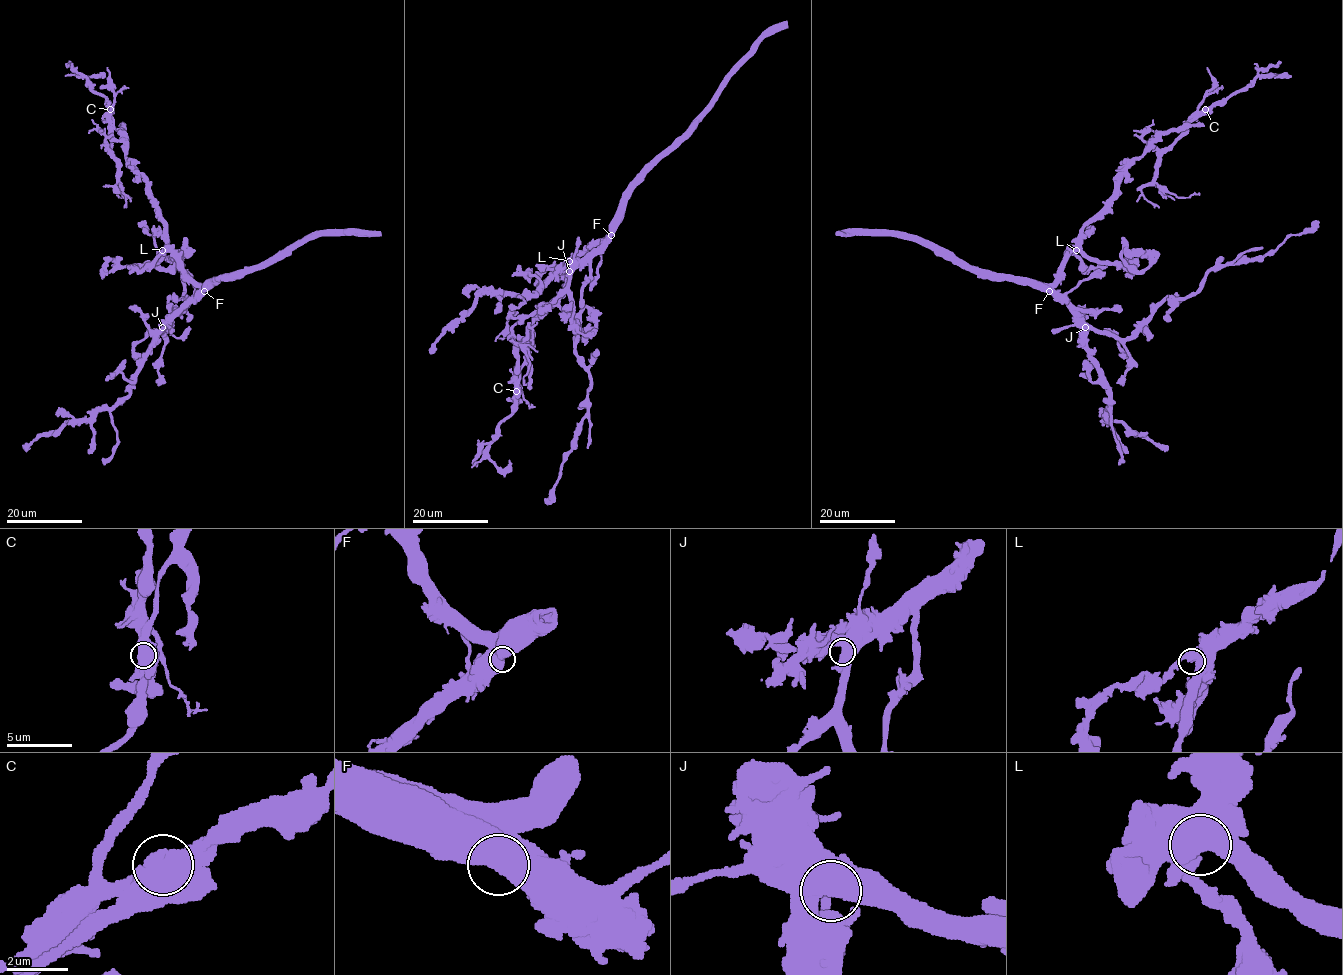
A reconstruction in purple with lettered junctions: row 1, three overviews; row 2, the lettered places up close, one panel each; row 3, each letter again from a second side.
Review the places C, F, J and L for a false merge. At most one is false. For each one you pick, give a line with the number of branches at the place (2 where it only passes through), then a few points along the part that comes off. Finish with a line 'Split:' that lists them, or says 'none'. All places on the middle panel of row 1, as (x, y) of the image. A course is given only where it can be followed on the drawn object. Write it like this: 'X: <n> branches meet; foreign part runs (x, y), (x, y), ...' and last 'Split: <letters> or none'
C: 1 branches meet; foreign part runs (516, 391), (518, 349), (524, 340), (522, 348), (529, 363), (523, 377), (525, 384)
Split: C

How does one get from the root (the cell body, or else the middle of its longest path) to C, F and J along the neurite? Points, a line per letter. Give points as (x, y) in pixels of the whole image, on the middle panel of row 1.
C: (597, 244), (592, 245), (575, 260), (574, 271), (563, 290), (534, 322), (533, 342), (528, 346), (516, 391)
F: (597, 244), (611, 235)
J: (597, 244), (606, 237), (581, 264), (569, 271)

